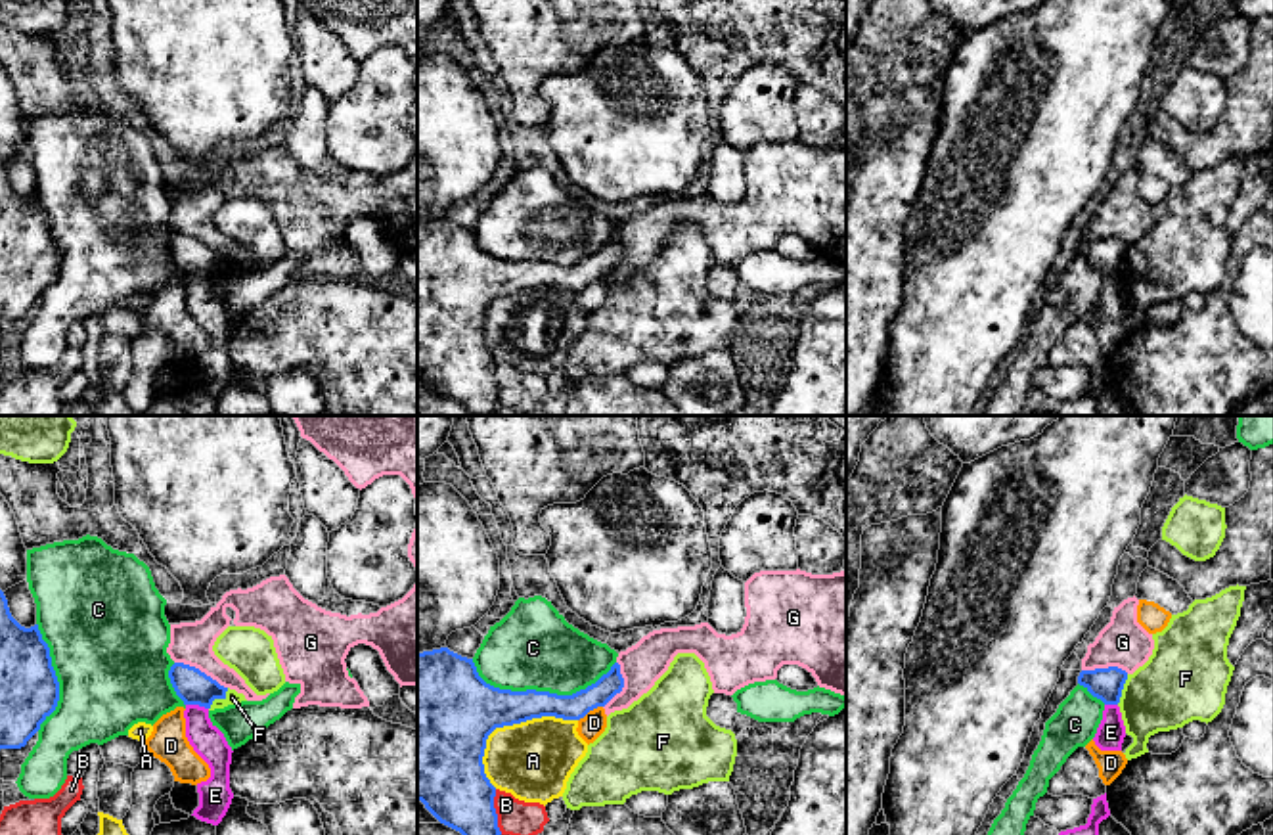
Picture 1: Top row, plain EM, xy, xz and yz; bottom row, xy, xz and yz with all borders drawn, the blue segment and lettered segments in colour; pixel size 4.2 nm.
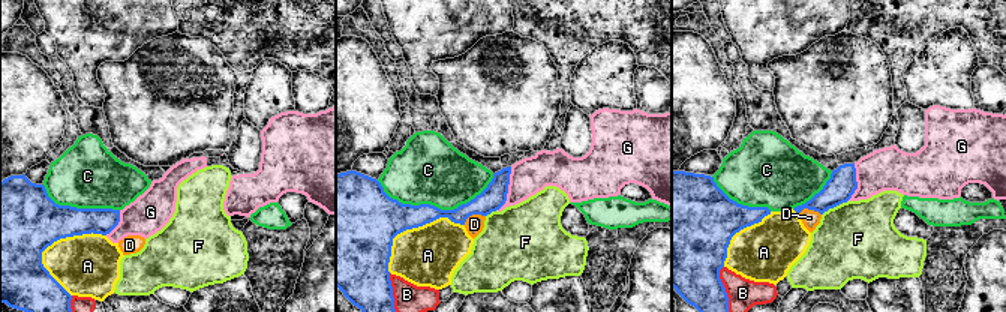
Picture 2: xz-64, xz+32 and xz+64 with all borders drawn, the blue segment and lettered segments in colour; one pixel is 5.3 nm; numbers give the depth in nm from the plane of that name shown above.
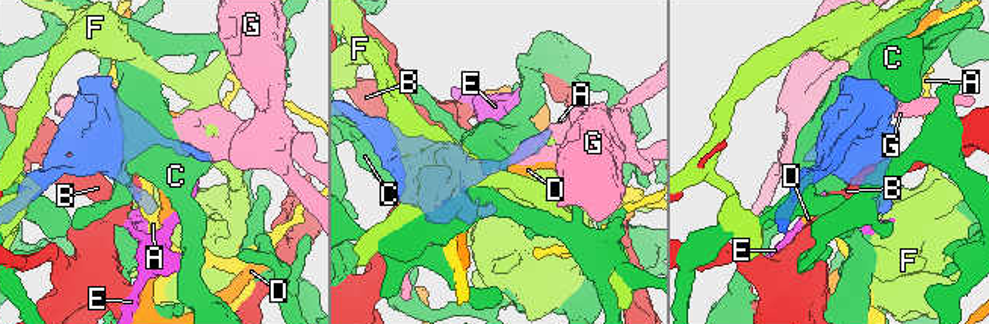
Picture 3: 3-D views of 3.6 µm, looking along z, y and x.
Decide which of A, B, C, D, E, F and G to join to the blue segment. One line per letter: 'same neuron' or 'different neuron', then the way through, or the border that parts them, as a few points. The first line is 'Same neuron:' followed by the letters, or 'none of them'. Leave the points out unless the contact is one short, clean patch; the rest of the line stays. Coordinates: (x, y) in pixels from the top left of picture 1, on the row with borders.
Same neuron: none of them
A: different neuron
B: different neuron
C: different neuron
D: different neuron
E: different neuron; border along xy (186, 703), (198, 703), (207, 709)
F: different neuron
G: different neuron

